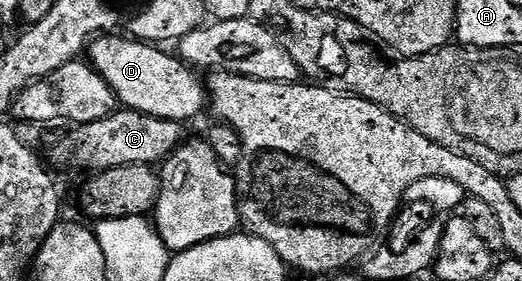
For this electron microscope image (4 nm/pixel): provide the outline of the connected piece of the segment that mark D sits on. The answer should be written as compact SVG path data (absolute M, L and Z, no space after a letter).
M103 34L89 45L88 60L104 78L104 82L108 82L108 86L112 86L115 96L118 97L119 105L156 118L189 122L201 114L202 108L204 112L208 104L208 96L204 91L203 81L201 79L198 81L194 77L197 75L177 55L169 56L166 52L169 51L152 44L143 44L142 41L126 34Z

